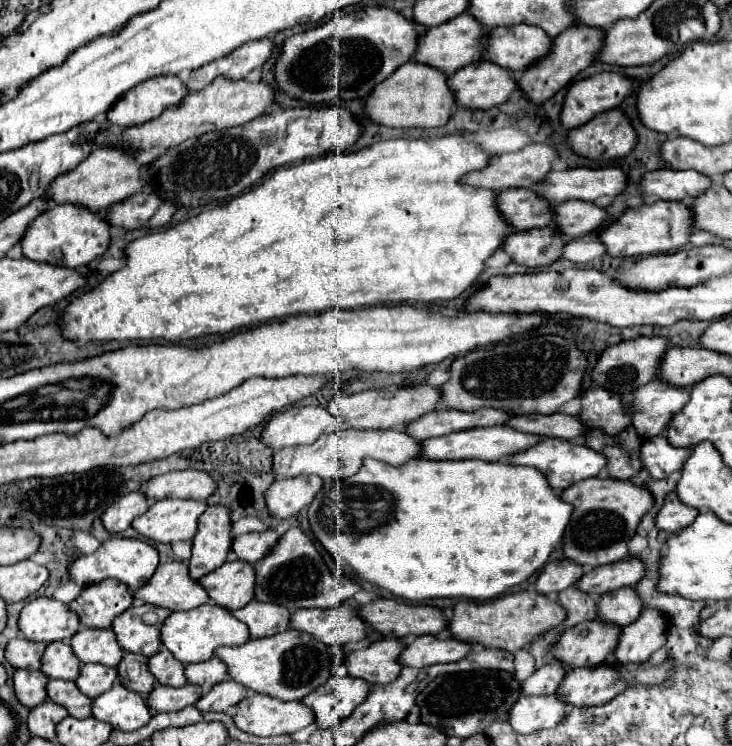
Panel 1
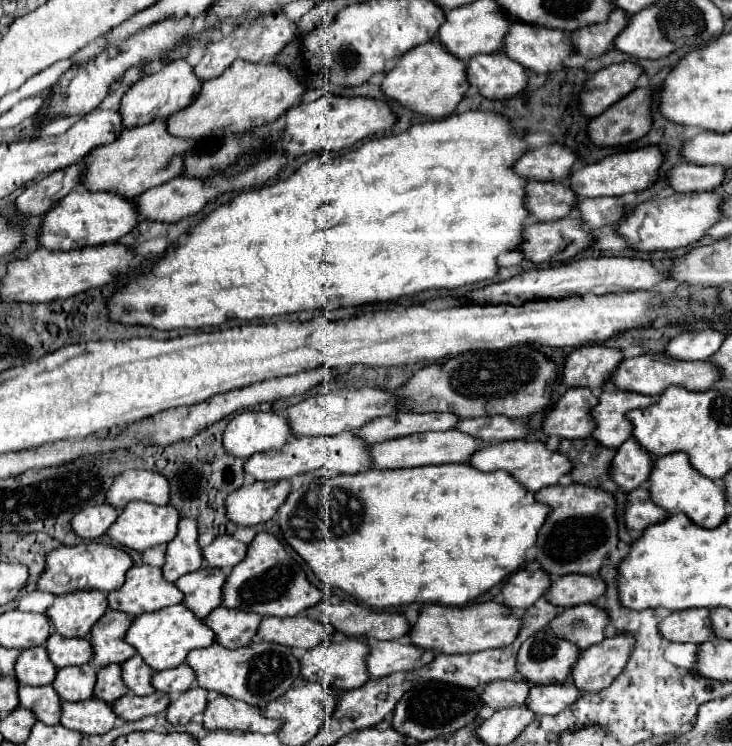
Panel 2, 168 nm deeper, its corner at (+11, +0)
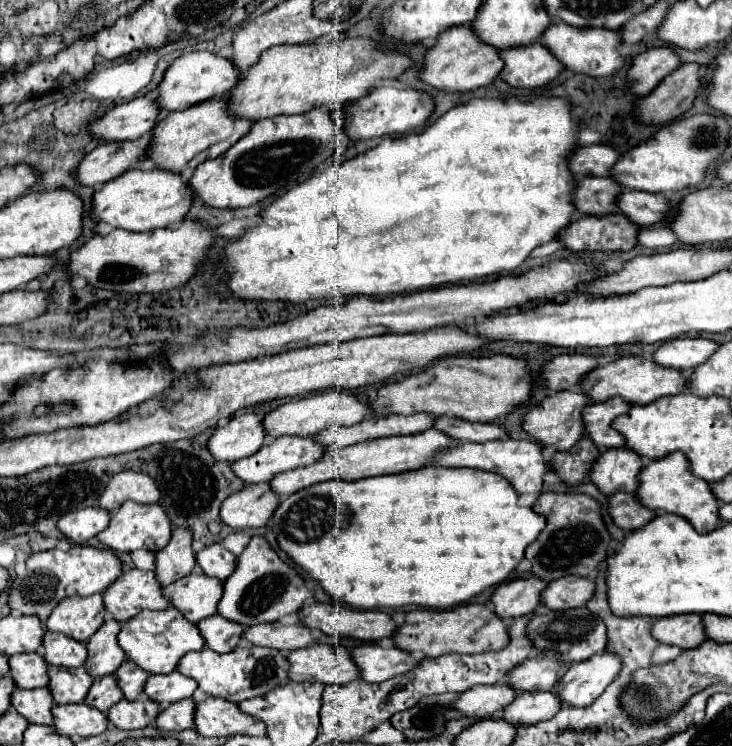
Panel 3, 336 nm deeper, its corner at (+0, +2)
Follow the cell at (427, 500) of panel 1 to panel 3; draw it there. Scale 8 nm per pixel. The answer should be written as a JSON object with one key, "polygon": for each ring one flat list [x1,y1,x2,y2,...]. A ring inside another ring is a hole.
{"polygon":[[430,465,424,469,418,469,422,473,396,473,396,475,380,475,380,477,366,477,360,481,324,481,310,485,308,489,302,489,300,493,294,493,292,497,286,497,280,501,274,517,272,527,276,531,276,539,280,549,284,549,294,563,298,563,312,579,316,579,324,591,328,591,334,599,344,601,356,609,384,609,384,607,404,607,404,605,422,605,422,607,434,607,434,609,450,609,456,607,478,593,482,593,488,587,500,585,524,559,524,551,530,543,536,541,540,531,546,525,546,517,536,513,532,507,518,505,518,493,512,489,510,481,500,477,498,473,488,473,480,469,452,469,442,465]]}

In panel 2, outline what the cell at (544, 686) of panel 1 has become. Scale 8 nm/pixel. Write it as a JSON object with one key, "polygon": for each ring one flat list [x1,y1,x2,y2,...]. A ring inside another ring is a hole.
{"polygon":[[507,679,507,681,493,681,483,687,479,693,479,699,483,705,491,707,493,711,523,705,529,693,529,683,517,681,517,679]]}

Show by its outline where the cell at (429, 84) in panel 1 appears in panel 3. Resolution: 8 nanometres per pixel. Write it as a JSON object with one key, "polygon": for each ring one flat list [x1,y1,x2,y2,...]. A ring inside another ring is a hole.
{"polygon":[[450,27,444,33,440,33,434,41,434,45,426,51,422,69,418,71,418,79,438,91,444,93,466,93,474,91,478,87,486,87,494,81,494,77,500,73,500,63,498,51,488,49,488,45,480,45,472,33,468,33,466,27]]}

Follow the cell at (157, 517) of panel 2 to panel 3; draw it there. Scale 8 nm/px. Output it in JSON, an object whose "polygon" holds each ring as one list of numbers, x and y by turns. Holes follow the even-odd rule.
{"polygon":[[126,501,110,519,110,525,98,535,98,539,114,549,114,551,136,551,136,549,150,549,150,551,160,551,168,545,172,537,172,523,168,513,164,511,162,505,142,505,136,501]]}

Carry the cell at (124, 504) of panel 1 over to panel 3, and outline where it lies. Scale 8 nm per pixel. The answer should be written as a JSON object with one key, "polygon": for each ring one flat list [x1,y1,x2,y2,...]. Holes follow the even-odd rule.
{"polygon":[[100,505,84,507,78,511,66,513,60,519,60,531,64,533,64,537,72,539,74,543,86,543,88,539,102,533,108,521,110,521,110,513]]}

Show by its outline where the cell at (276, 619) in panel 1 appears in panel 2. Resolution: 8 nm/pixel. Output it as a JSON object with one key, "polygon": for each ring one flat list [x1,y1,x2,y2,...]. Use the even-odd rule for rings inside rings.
{"polygon":[[217,607,205,619,205,625,215,633,215,643,227,649,239,649,245,647,247,643,253,643,259,623,261,615,233,611,225,607]]}

